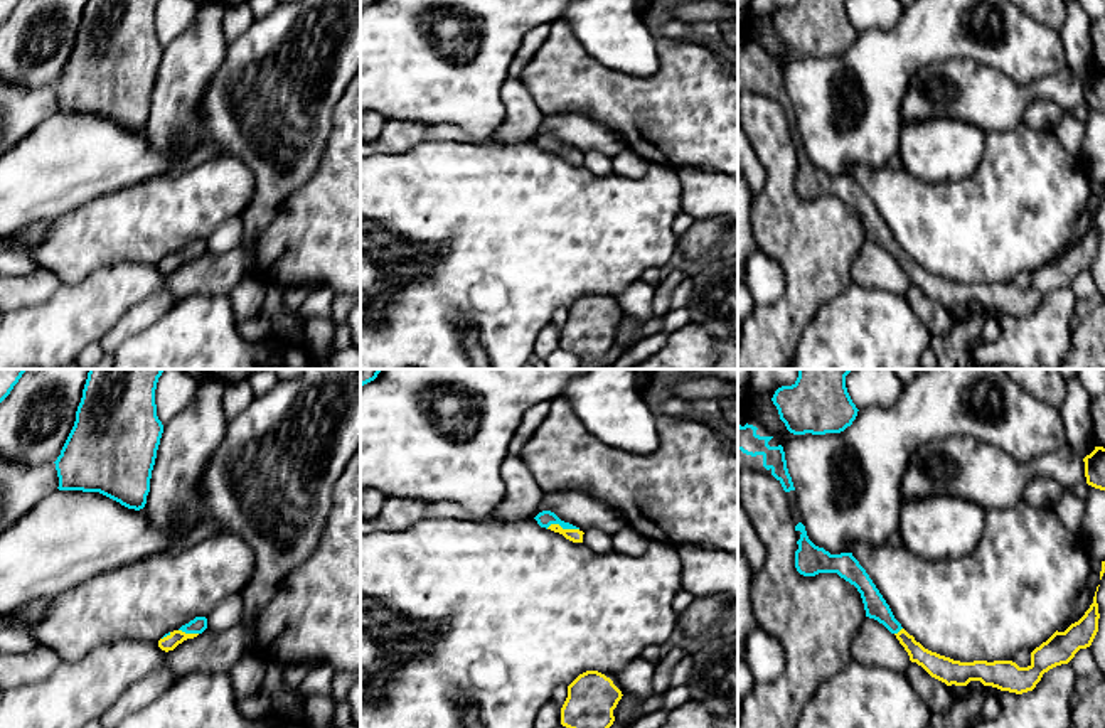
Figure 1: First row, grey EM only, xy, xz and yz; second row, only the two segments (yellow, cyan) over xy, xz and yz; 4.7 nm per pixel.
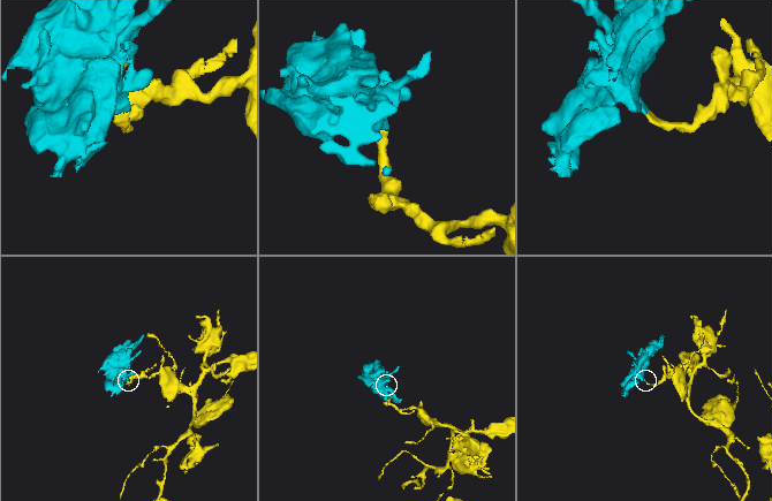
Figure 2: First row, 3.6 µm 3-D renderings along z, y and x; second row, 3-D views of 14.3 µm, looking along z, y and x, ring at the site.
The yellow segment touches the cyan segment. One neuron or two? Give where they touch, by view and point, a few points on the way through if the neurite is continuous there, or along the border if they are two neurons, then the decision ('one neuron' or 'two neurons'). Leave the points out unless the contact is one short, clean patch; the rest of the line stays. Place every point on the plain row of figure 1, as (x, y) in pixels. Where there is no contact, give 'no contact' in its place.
contact xz (561, 150); way xz (573, 157), (561, 150), (546, 140); one neuron

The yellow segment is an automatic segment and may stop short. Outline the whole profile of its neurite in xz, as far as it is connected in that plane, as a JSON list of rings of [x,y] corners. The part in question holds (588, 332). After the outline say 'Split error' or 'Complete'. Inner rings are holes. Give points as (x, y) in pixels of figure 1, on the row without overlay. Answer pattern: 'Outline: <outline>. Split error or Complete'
Outline: [[[586,293],[568,308],[561,347],[581,359],[579,369],[603,369],[596,362],[613,347],[613,332],[622,318],[610,300],[598,293]]]. Complete

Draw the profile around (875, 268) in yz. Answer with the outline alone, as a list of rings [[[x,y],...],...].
[[[869,239],[864,241],[851,265],[851,283],[866,290],[879,290],[899,297],[905,297],[911,285],[896,258]]]

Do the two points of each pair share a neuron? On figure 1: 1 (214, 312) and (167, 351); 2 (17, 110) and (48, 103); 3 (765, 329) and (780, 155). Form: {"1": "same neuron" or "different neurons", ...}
{"1": "same neuron", "2": "same neuron", "3": "same neuron"}

